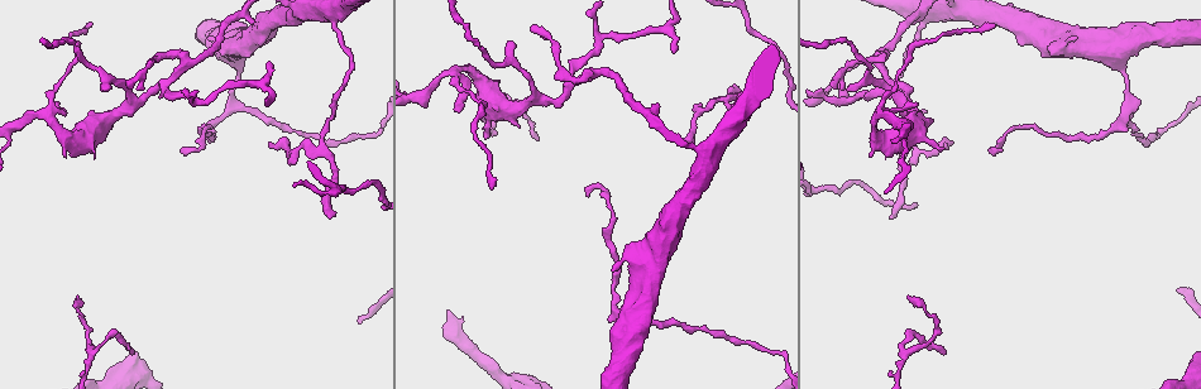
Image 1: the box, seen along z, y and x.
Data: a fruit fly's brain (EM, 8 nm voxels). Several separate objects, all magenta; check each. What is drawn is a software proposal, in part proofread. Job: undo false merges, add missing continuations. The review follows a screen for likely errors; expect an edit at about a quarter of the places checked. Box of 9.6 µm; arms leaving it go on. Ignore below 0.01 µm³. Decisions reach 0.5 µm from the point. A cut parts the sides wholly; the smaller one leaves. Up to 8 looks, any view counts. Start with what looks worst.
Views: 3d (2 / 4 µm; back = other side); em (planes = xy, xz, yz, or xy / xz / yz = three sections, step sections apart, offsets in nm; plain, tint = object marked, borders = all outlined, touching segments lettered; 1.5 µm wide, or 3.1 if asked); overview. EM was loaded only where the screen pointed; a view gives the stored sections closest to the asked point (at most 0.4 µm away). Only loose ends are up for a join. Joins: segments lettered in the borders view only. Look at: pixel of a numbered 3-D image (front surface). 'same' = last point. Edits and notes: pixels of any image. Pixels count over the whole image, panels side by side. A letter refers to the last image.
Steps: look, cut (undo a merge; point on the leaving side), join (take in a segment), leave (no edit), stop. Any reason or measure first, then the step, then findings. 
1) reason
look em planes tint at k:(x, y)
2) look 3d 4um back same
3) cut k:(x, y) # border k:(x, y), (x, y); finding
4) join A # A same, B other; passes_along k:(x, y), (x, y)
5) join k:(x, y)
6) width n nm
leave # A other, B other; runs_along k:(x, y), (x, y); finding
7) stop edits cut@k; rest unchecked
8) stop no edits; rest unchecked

free end
look 3d 2um at 1:(182, 152)

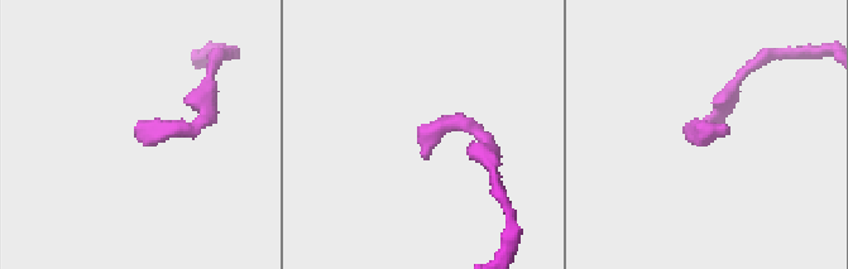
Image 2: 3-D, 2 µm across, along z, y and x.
now the EM
look em planes borders at 2:(427, 157)

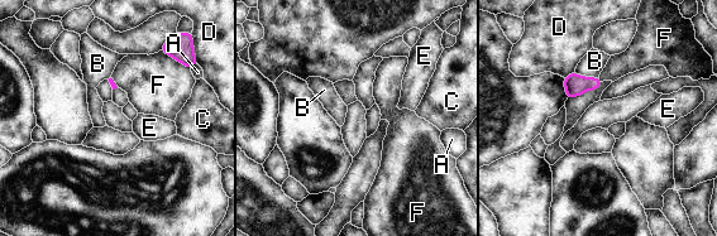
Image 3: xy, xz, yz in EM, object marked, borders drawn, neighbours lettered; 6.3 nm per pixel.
leave # A other, B other, C other, D other, E other, F other; border 3:(159, 51), (190, 70); none of them fits

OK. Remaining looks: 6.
look em xy step 8 plain at 1:(915, 103)

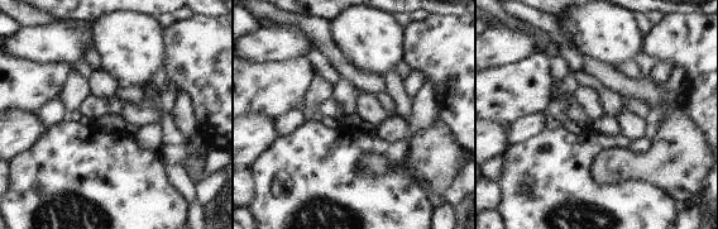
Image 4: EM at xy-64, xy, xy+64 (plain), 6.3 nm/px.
what lies round it
look em xy step 8 borders same

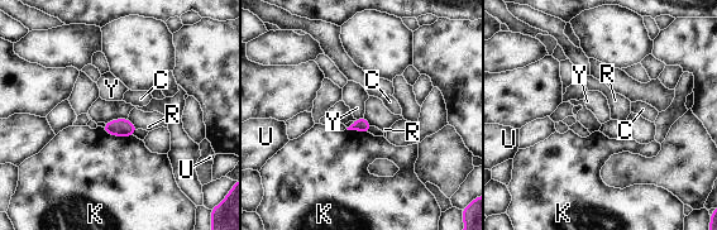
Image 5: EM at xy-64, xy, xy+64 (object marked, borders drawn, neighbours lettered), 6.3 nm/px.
leave # C other, K other, R other, U other, Y other; border 5:(363, 116), (355, 119); no lettered segment goes on from it

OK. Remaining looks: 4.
a fork
look 3d 2um back at 1:(843, 102)

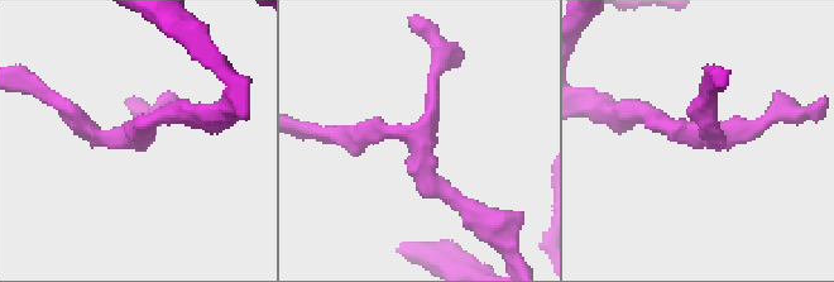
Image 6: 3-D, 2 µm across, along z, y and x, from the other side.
need the tissue
look em planes borders at 6:(697, 124)

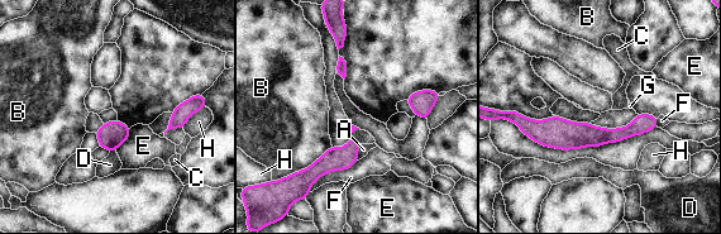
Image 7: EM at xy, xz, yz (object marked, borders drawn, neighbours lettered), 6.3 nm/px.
width 30 nm
leave # A other, B other, C other, D other, E other, F other, G other, H other; all the same neuron

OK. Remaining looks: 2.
stop no edits; rest unchecked

